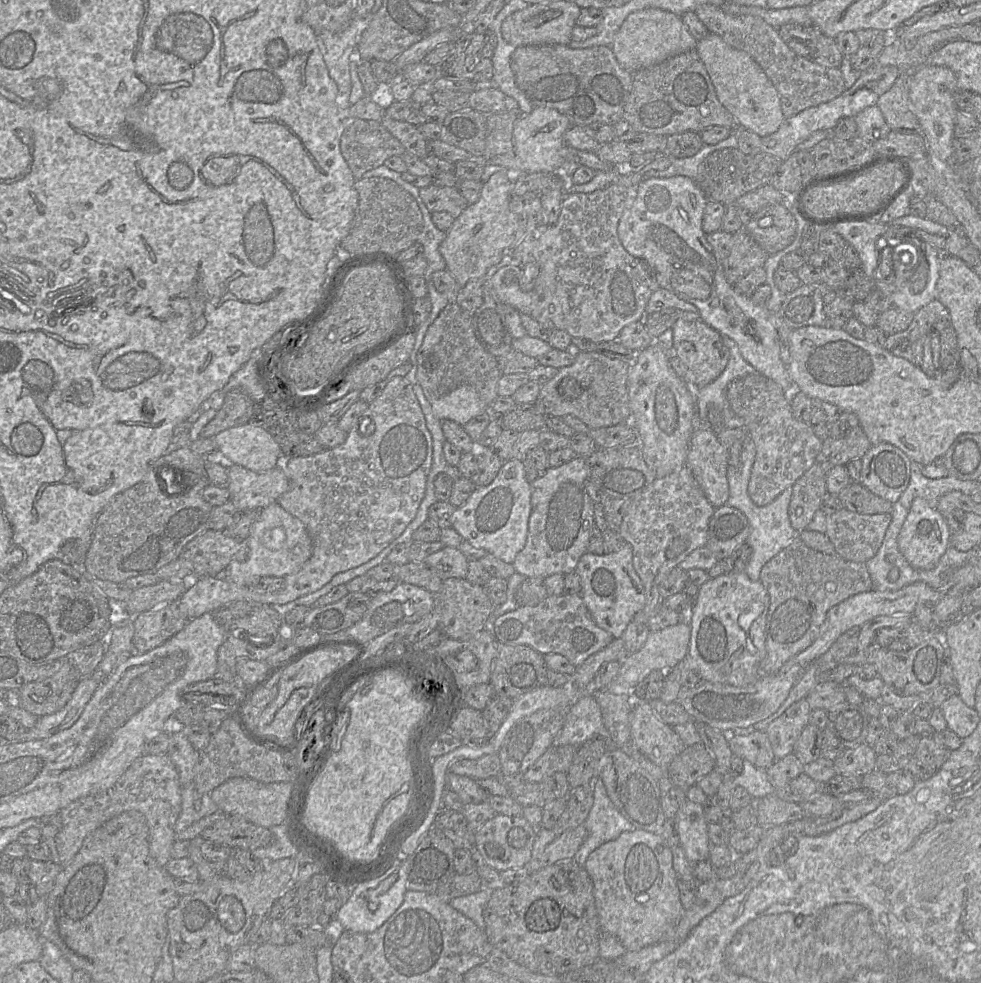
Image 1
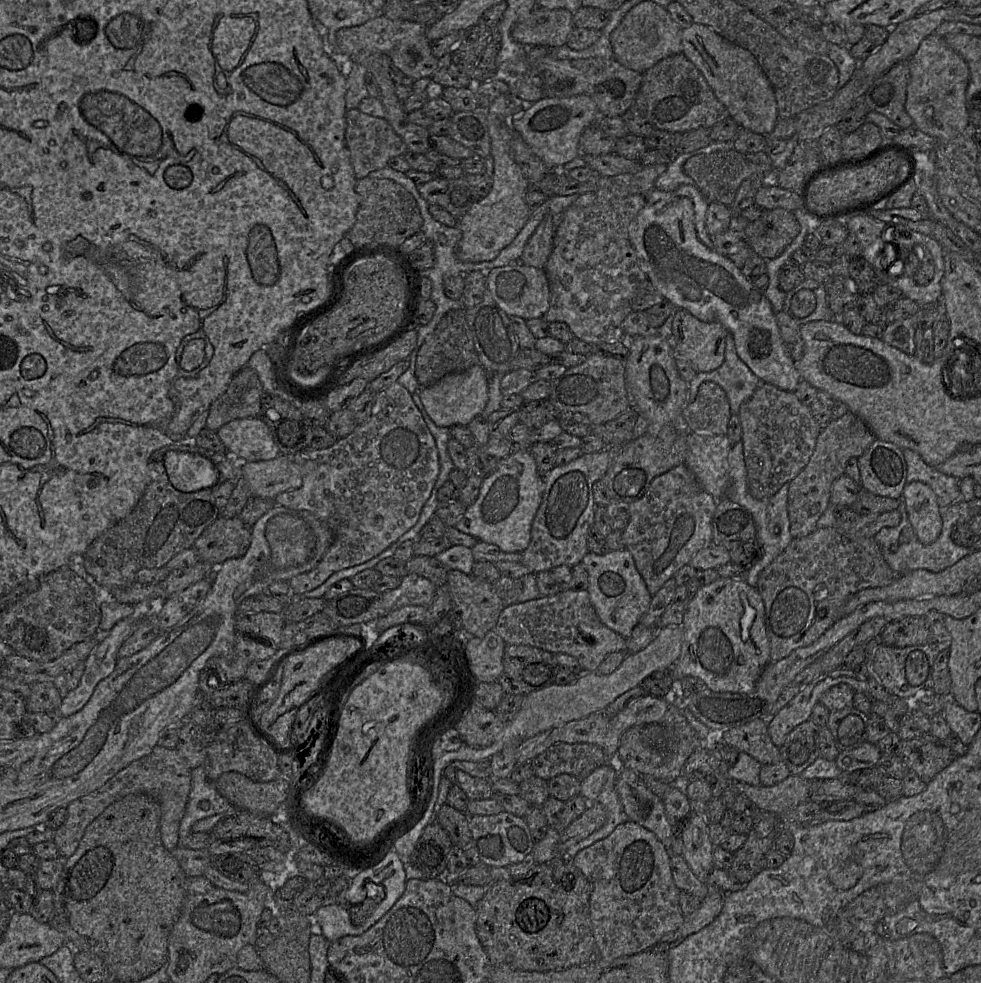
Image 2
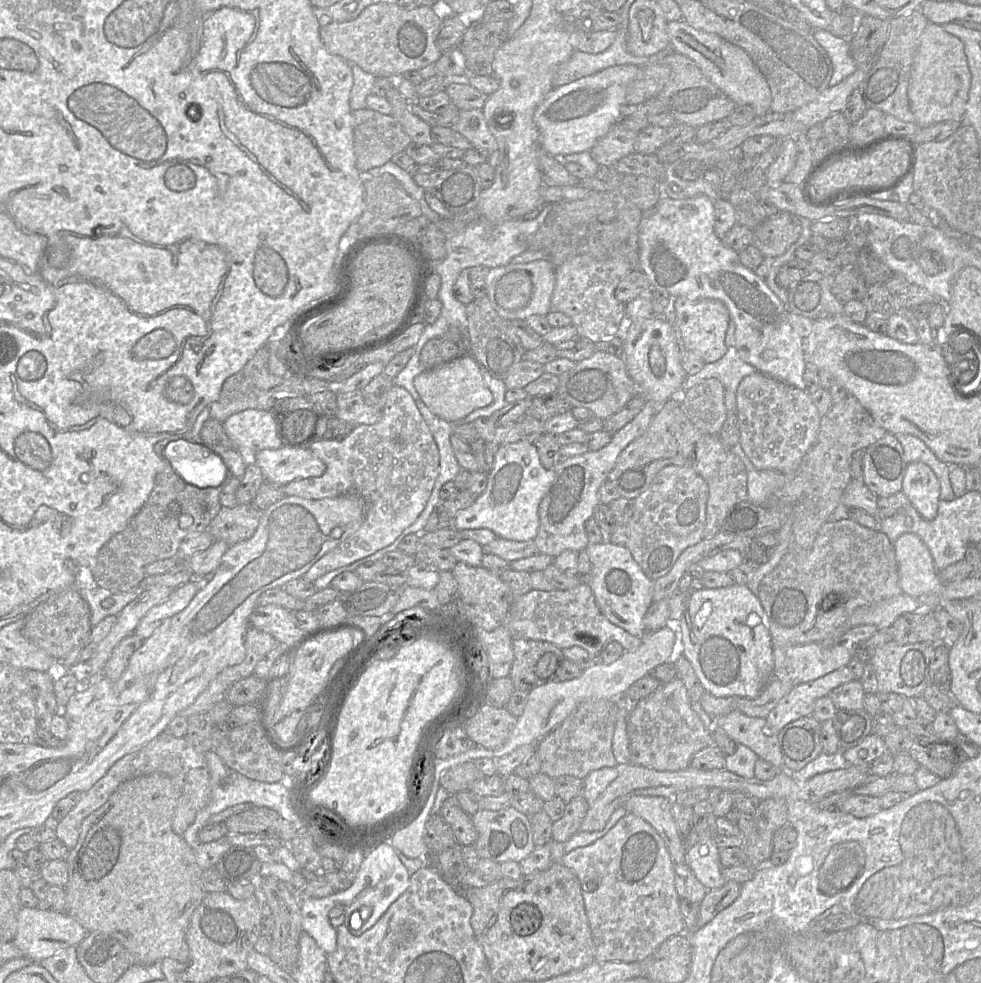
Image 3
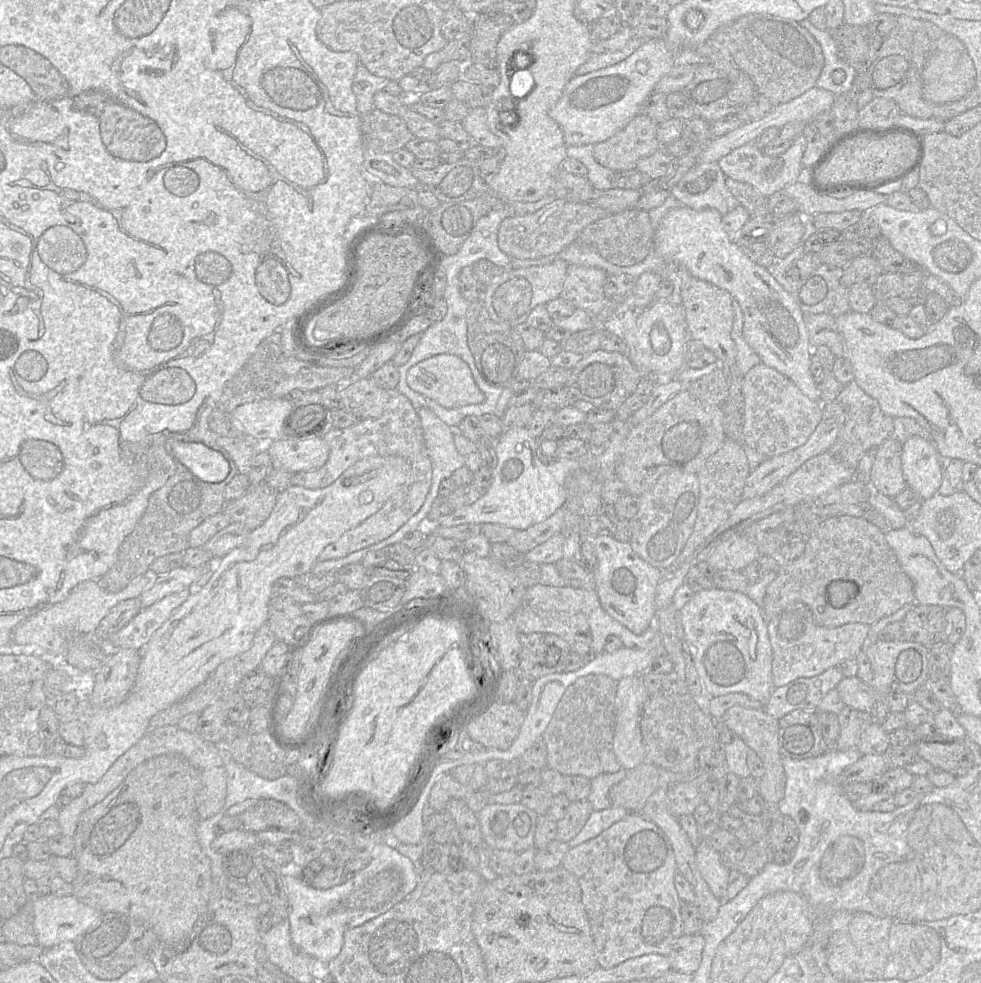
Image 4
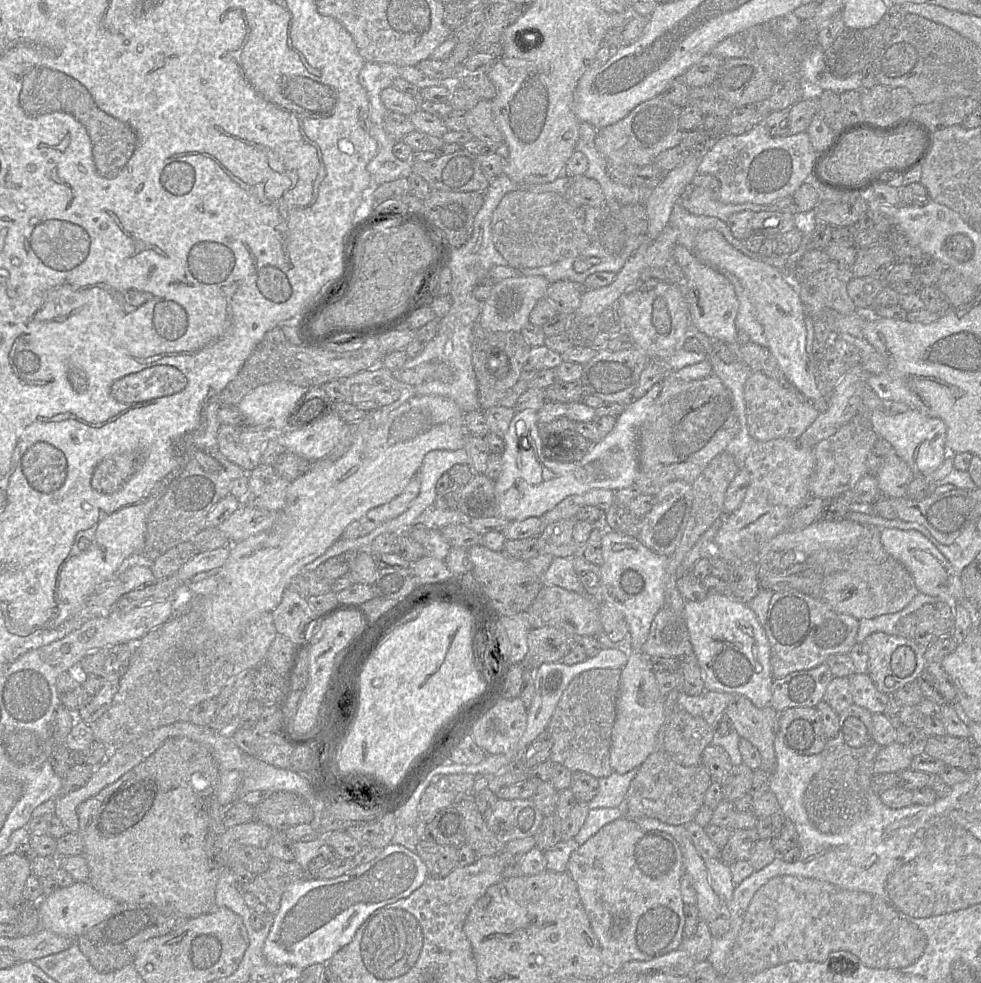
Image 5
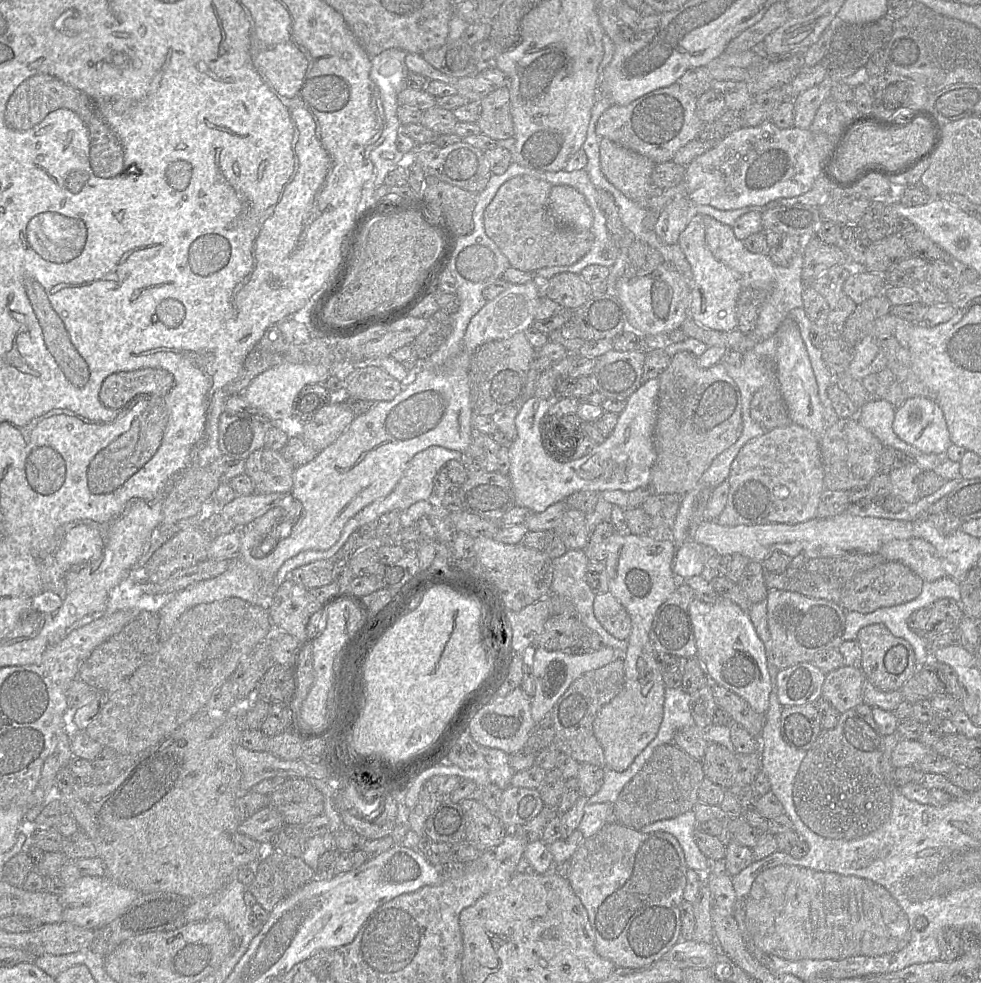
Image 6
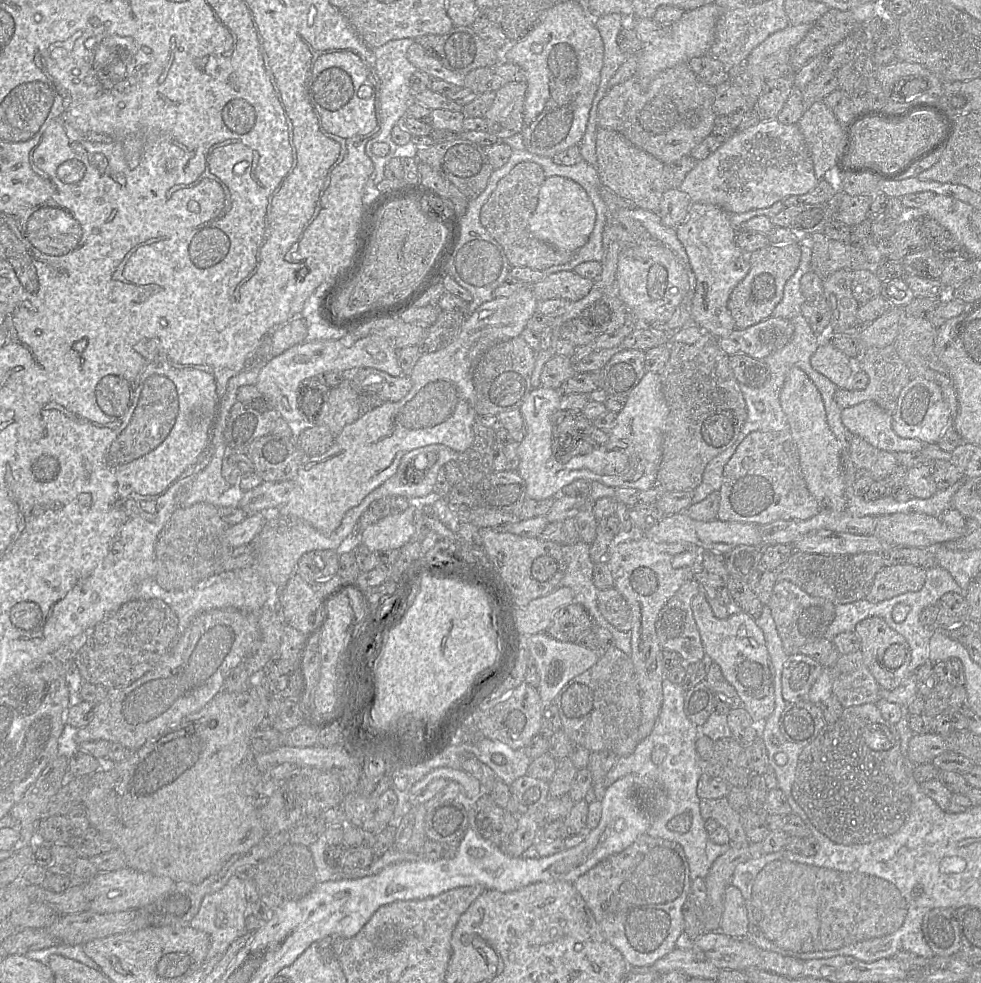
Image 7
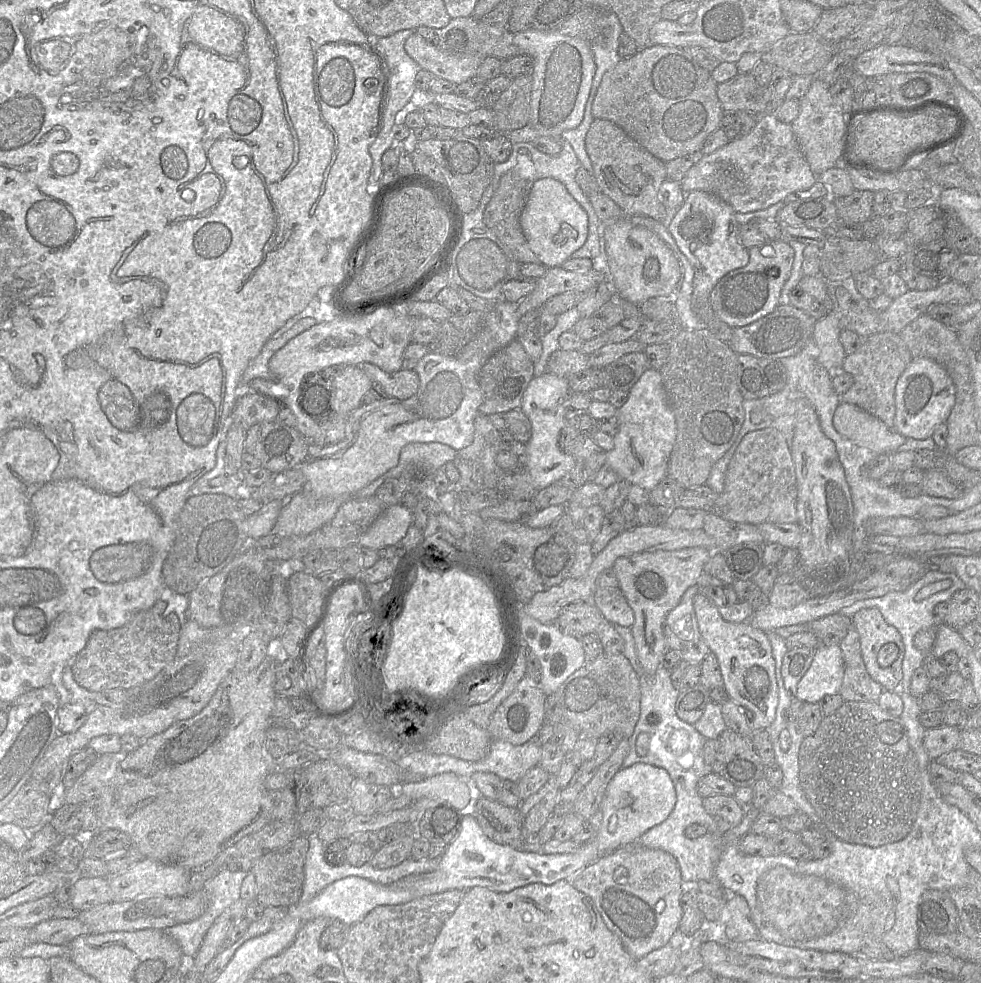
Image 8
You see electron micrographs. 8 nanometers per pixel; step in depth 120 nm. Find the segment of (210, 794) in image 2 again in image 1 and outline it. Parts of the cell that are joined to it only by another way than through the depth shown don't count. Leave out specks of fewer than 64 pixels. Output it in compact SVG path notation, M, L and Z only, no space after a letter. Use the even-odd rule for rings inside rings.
M194 781L183 786L182 810L175 824L175 832L180 833L200 819L219 812L210 794L199 794Z

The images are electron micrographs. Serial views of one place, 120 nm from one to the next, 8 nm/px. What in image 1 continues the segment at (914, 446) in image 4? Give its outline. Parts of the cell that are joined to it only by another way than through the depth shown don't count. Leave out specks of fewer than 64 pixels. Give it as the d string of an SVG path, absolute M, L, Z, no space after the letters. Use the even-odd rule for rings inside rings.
M916 497L898 535L898 548L908 563L918 570L934 569L950 545L951 531L944 515L925 499Z

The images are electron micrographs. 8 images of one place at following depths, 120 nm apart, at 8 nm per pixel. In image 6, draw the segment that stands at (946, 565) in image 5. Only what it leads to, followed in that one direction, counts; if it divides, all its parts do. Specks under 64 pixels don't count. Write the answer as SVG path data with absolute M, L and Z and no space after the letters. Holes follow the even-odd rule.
M924 539L892 540L884 544L879 553L888 562L900 562L909 567L924 582L947 576L937 550Z

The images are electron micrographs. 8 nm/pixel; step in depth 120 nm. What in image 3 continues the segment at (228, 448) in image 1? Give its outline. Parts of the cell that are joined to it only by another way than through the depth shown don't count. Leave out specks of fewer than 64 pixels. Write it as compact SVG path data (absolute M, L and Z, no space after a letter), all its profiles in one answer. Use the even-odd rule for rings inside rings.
M247 409L228 417L223 427L229 438L247 454L283 447L270 410Z

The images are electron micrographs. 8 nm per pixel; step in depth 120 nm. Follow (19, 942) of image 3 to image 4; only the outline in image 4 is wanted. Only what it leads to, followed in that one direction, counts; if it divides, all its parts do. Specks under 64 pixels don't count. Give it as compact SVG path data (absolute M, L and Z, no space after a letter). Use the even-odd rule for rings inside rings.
M52 894L41 895L32 904L34 914L34 932L37 944L44 949L57 946L63 942L74 942L95 922L101 919L103 914L99 910L81 902L74 895L58 897Z

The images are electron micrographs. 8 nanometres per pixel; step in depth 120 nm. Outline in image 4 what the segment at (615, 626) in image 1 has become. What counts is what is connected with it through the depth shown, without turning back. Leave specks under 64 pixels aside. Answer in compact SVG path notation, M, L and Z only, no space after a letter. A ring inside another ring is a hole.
M607 532L590 538L597 558L595 591L602 608L631 632L641 635L654 625L656 590L665 572L638 556L629 542L620 542Z

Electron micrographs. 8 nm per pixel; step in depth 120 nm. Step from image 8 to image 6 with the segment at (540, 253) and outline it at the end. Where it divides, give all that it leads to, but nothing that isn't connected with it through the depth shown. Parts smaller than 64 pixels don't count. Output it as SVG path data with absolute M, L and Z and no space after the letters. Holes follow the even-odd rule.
M553 186L548 199L548 214L559 227L589 230L593 223L592 210L585 197L570 186Z

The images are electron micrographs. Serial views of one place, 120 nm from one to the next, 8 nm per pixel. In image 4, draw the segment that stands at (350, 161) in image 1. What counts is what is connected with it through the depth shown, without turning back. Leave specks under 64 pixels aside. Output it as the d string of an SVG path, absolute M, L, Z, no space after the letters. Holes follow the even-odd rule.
M375 108L369 111L368 113L361 115L361 132L364 141L364 153L365 148L371 148L378 152L393 153L394 151L403 148L406 143L414 137L414 135L408 129L407 125L398 115L388 114Z

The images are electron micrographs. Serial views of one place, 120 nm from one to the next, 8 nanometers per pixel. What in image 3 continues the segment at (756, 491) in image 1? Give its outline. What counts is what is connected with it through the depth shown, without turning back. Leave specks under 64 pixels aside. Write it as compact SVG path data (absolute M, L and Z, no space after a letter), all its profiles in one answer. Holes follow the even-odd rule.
M759 371L746 376L736 392L739 443L757 470L773 470L791 476L796 473L813 446L821 423L821 415L806 390L800 390Z

